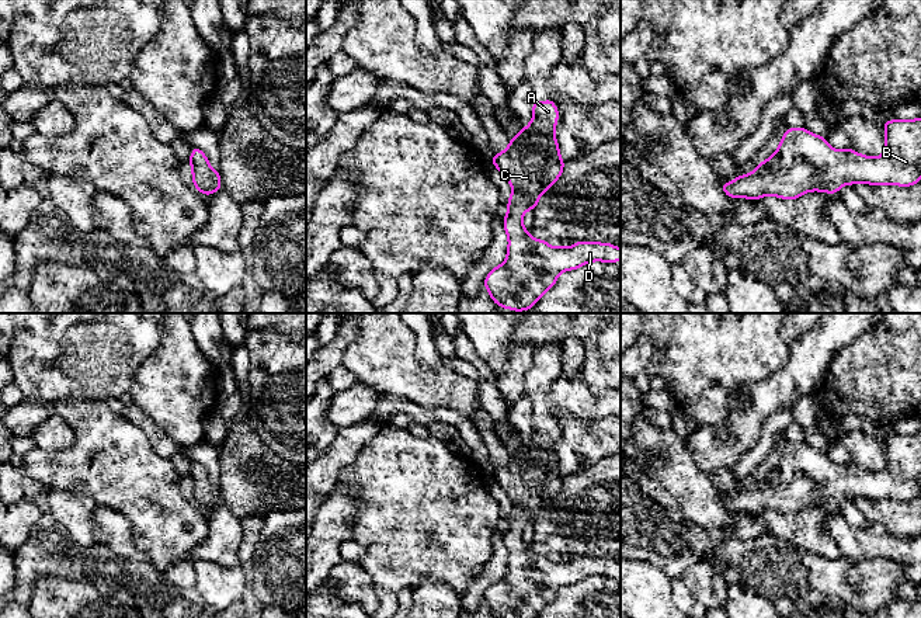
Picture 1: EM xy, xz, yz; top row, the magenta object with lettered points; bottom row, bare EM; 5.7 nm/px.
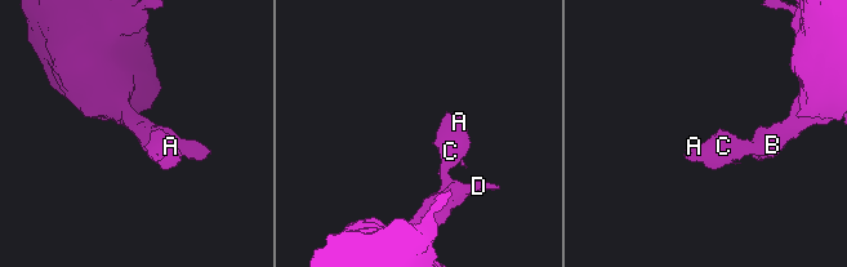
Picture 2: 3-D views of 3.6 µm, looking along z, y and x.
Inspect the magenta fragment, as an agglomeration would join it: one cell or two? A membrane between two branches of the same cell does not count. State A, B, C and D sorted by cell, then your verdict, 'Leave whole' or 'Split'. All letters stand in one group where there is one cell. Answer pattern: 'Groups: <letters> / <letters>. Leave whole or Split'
Groups: A B C D. Leave whole

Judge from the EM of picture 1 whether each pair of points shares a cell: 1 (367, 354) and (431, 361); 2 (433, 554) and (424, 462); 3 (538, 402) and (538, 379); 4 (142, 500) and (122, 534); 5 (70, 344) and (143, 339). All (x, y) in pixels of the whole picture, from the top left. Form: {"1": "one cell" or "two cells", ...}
{"1": "two cells", "2": "one cell", "3": "one cell", "4": "two cells", "5": "one cell"}

